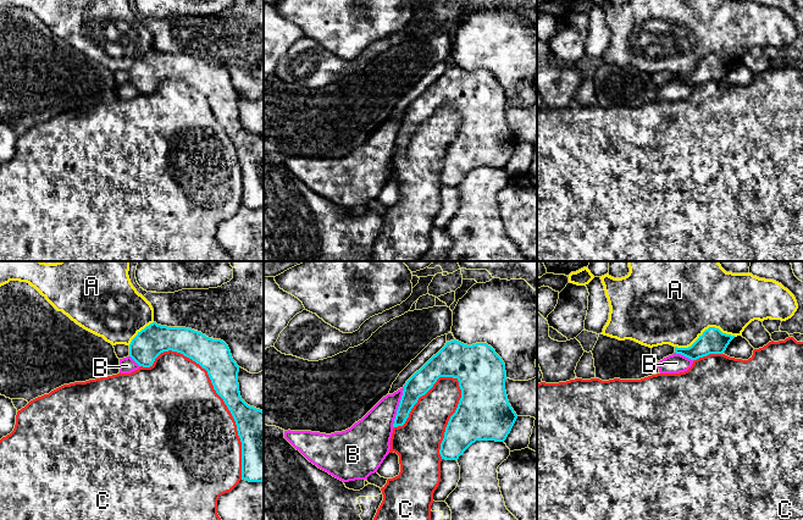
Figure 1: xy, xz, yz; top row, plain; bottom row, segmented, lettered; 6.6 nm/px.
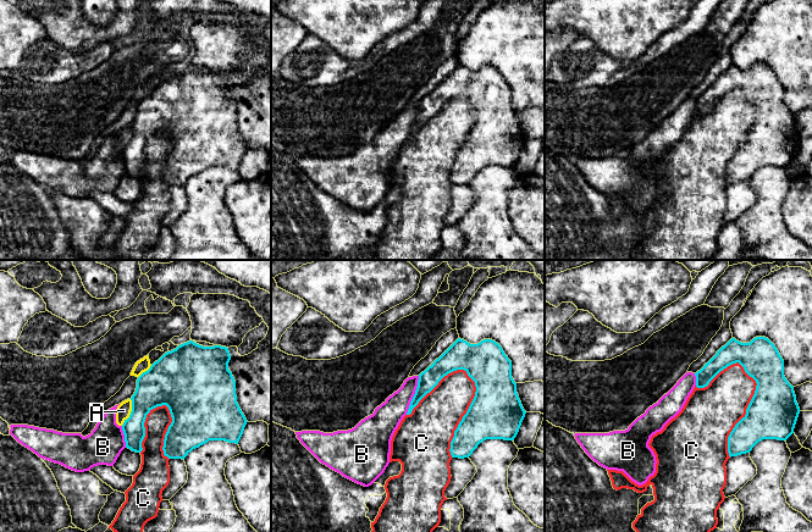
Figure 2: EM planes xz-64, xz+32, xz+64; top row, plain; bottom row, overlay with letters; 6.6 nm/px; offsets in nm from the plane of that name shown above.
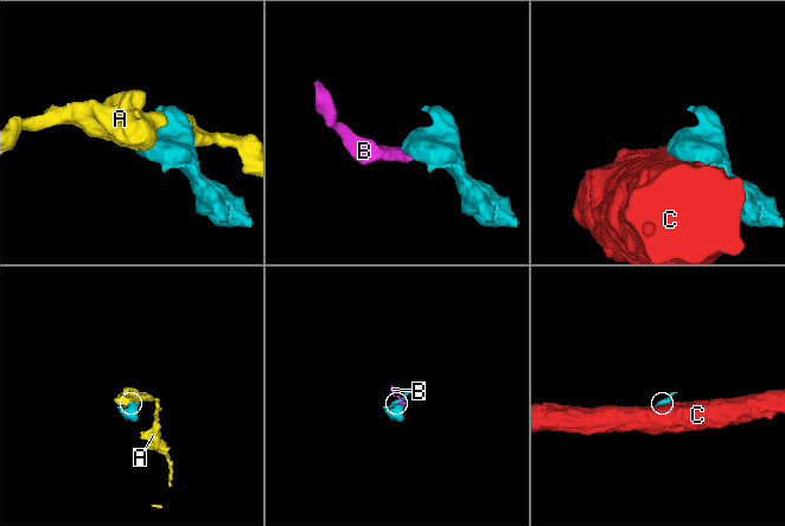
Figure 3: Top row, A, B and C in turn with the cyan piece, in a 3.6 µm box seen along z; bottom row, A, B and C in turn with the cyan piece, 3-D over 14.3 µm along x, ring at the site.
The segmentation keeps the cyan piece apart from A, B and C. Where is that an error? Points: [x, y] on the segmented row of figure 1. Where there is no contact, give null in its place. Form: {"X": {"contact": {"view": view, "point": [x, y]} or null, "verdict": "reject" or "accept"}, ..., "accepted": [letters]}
{"A": {"contact": {"view": "yz", "point": [704, 331]}, "verdict": "reject"}, "B": {"contact": {"view": "xz", "point": [398, 407]}, "verdict": "reject"}, "C": {"contact": {"view": "xy", "point": [215, 390]}, "verdict": "reject"}, "accepted": []}

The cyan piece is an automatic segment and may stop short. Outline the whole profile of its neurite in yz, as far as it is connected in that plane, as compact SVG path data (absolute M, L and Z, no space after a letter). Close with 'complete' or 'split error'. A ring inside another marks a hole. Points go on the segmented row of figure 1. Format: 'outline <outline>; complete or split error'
outline M709 327L691 347L675 347L675 353L691 360L697 360L709 354L722 354L733 338L735 336L722 333L719 328Z; complete

